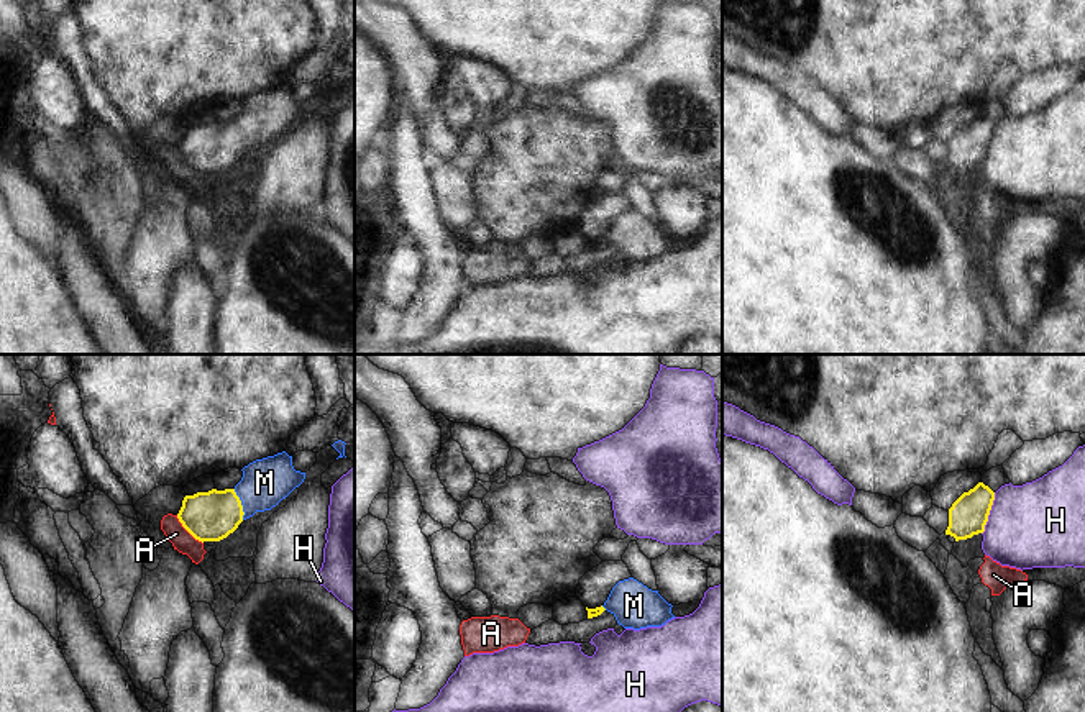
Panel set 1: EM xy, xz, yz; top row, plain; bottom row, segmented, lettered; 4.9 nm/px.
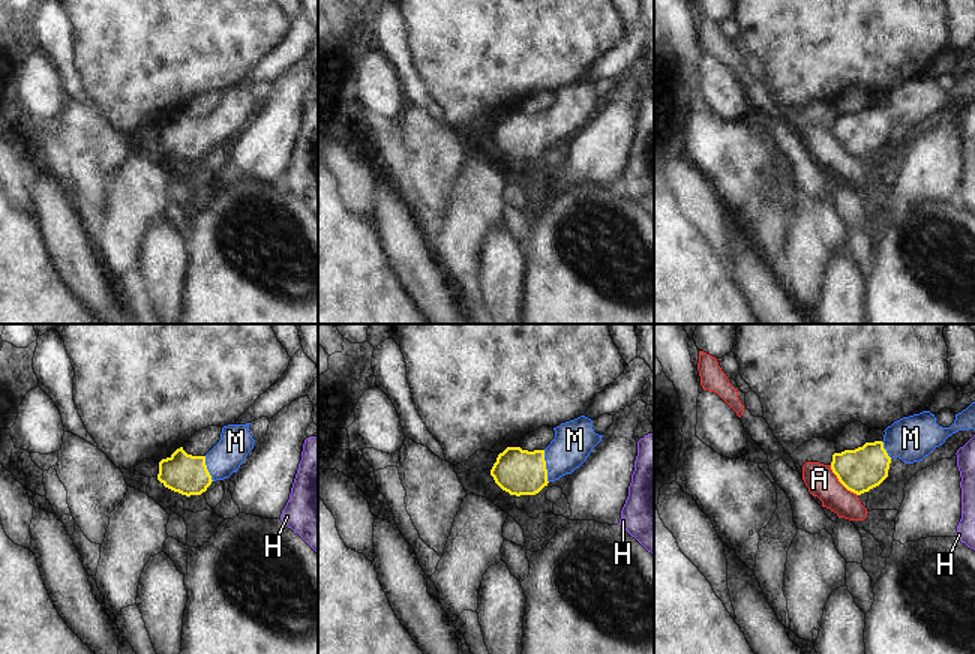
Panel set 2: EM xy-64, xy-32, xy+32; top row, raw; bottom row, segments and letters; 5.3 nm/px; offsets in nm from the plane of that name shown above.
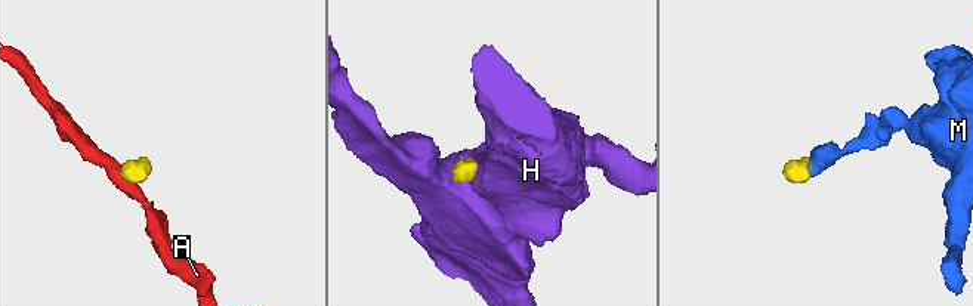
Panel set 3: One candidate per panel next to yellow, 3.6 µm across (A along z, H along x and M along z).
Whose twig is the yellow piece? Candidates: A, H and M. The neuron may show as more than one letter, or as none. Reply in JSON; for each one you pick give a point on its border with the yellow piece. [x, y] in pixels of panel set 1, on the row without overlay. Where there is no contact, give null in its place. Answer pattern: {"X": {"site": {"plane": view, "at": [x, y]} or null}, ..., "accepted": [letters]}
{"M": {"site": {"plane": "xy", "at": [240, 136]}}, "accepted": ["M"]}

